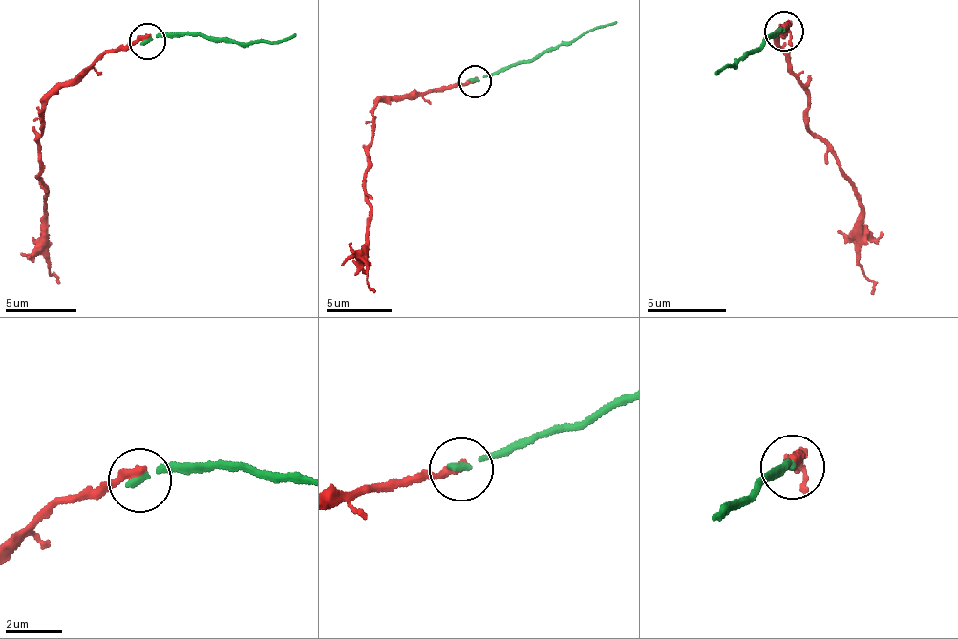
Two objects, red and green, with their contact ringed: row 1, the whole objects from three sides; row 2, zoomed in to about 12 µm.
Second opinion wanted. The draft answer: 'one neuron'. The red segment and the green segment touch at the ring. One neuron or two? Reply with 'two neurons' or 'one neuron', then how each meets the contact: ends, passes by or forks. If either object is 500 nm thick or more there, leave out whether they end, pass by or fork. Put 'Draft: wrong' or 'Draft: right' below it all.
two neurons; red ends; green ends
Draft: wrong

